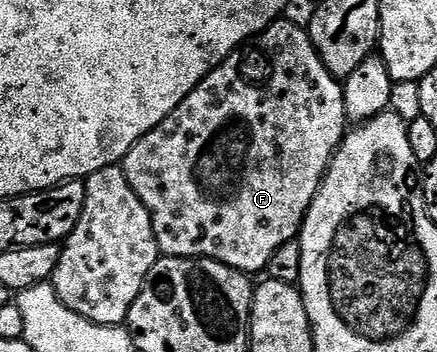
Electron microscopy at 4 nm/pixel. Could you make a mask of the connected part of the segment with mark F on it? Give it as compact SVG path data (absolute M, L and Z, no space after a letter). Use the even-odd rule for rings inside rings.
M278 18L258 32L252 40L235 49L218 68L212 68L199 82L199 86L195 86L195 90L191 90L191 94L187 94L187 98L183 98L183 102L179 102L179 106L175 106L175 110L167 114L167 118L163 118L159 126L152 128L125 155L123 167L127 182L131 182L135 194L151 214L157 246L164 255L196 256L203 260L218 260L246 274L264 273L271 262L271 254L275 254L275 250L279 250L283 242L291 242L300 237L305 215L309 213L311 202L317 197L317 191L321 189L329 172L333 155L337 153L337 148L346 135L347 117L343 106L342 81L327 70L306 29L295 26L284 18Z

